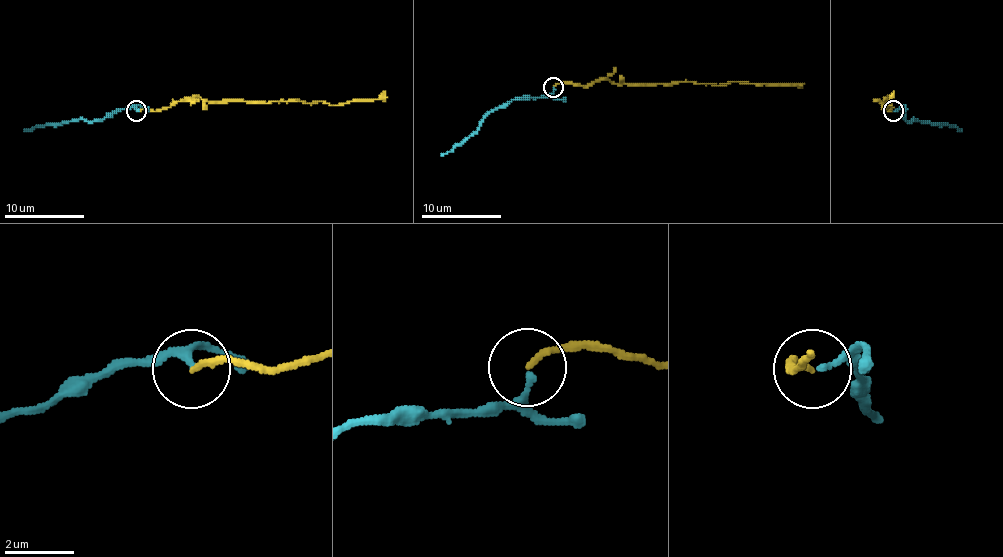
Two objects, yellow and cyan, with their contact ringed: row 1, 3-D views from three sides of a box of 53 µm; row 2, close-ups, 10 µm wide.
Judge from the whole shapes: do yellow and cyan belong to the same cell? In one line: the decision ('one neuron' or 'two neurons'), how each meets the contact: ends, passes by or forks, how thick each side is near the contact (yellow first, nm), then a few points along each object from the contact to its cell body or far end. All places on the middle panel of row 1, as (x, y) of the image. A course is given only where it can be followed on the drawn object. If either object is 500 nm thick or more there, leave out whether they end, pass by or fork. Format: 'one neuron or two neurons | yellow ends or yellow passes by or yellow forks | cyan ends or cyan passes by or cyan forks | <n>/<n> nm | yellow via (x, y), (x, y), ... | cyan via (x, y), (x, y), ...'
one neuron | yellow ends | cyan ends | 170/190 nm | yellow via (553, 87), (557, 83), (587, 85), (595, 79), (722, 85), (742, 81), (802, 87) | cyan via (553, 87), (549, 95), (519, 99), (495, 107), (471, 136), (441, 156)

